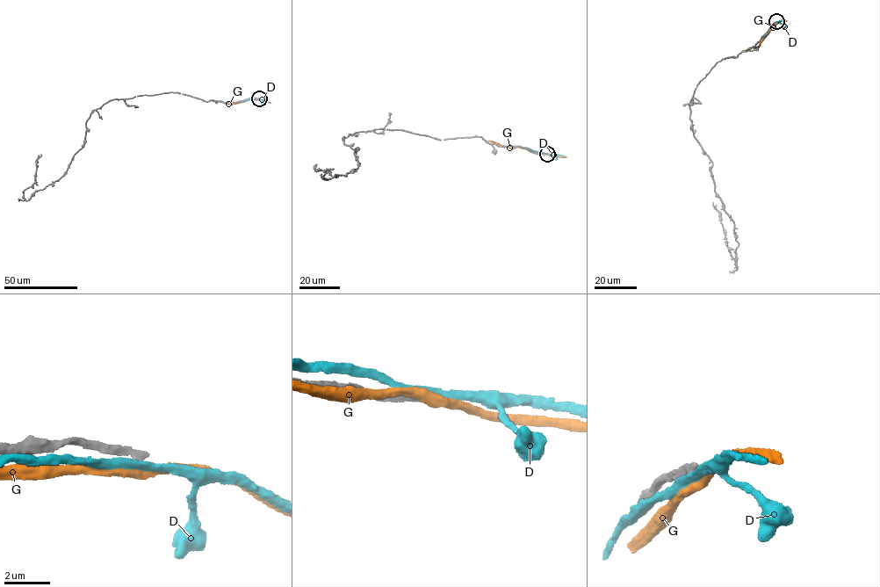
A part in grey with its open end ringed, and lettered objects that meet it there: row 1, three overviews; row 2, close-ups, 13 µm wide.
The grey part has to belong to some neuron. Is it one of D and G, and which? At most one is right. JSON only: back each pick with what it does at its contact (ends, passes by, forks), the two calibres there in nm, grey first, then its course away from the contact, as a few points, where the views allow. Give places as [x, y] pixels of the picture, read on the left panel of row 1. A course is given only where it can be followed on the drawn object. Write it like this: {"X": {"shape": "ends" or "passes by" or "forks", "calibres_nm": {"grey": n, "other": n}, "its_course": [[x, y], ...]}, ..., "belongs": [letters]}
{"belongs": []}

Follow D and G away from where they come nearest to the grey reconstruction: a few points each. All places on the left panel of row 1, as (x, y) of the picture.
D: (258, 98), (240, 102)
G: (258, 98), (228, 104), (212, 99)

